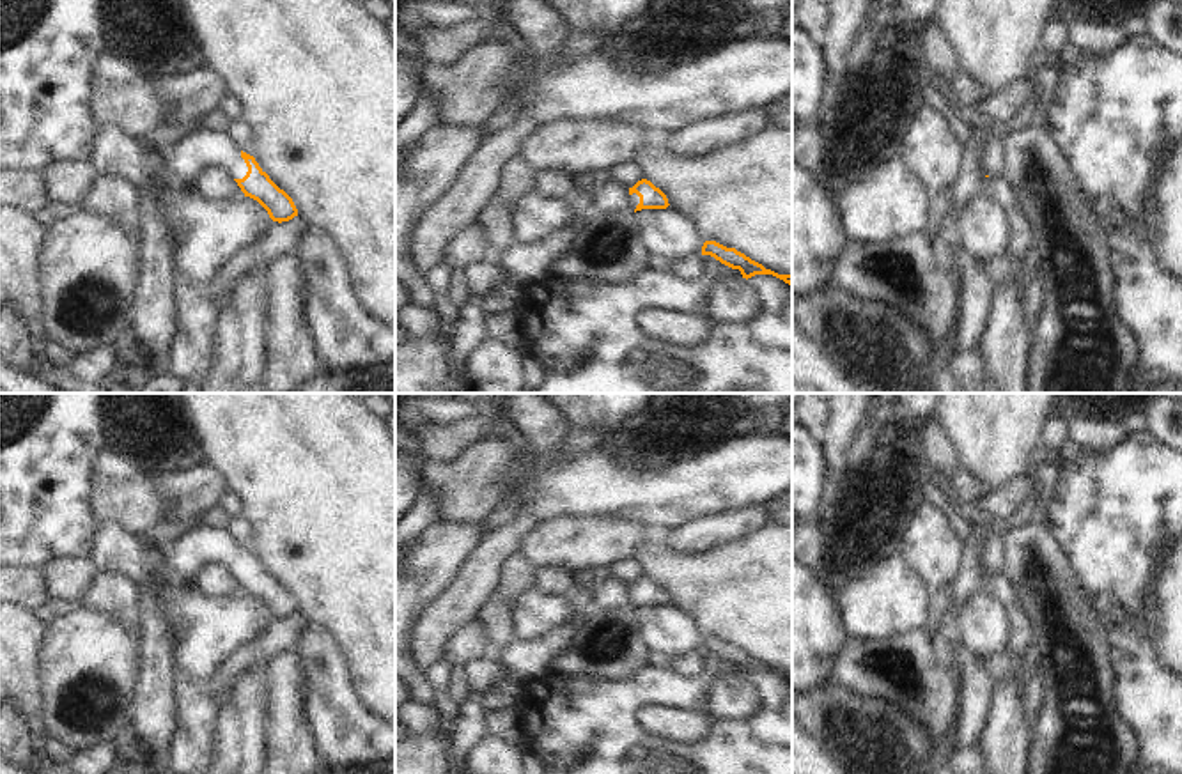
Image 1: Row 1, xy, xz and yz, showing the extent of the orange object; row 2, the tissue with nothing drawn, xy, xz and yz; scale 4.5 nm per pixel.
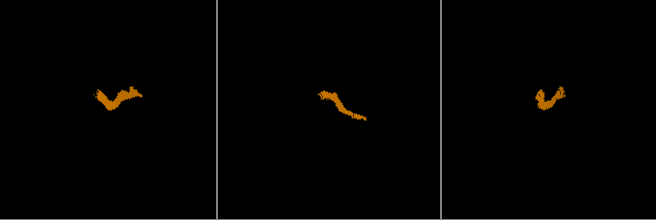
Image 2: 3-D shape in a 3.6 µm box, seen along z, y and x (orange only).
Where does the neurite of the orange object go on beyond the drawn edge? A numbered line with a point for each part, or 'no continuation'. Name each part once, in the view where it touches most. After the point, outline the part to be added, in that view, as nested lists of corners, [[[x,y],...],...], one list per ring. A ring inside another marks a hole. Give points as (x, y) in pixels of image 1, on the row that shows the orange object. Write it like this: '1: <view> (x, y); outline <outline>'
1: xy (199, 149); outline [[[204,128],[190,131],[163,152],[165,166],[179,186],[190,184],[211,165],[225,170],[232,179],[243,179],[248,172],[241,151],[227,133],[211,133]]]

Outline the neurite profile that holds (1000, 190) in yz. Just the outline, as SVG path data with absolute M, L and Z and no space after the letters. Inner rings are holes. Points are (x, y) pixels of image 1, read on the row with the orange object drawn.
M985 177L980 195L996 202L1005 213L1015 214L1017 200L1008 179Z

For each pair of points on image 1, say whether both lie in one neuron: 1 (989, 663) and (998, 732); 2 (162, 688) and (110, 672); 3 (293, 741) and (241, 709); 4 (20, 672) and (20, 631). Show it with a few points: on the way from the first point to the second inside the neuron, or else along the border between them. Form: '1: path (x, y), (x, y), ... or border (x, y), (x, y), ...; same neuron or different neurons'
1: border (1007, 654), (1014, 666), (995, 681); different neurons
2: border (139, 638), (139, 673), (128, 719); different neurons
3: border (264, 681), (266, 755); different neurons
4: path (20, 661), (20, 642); same neuron

